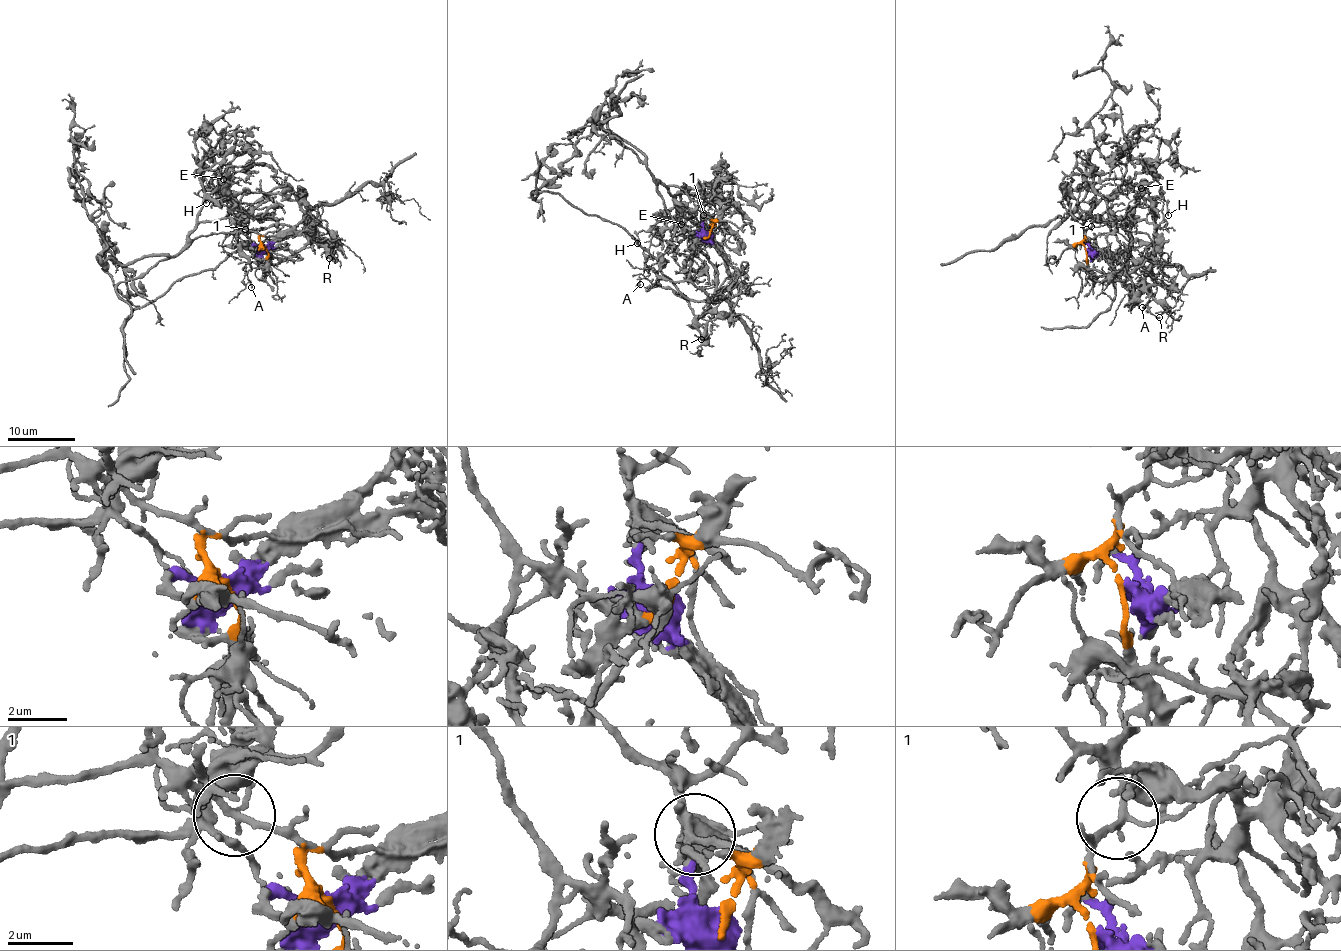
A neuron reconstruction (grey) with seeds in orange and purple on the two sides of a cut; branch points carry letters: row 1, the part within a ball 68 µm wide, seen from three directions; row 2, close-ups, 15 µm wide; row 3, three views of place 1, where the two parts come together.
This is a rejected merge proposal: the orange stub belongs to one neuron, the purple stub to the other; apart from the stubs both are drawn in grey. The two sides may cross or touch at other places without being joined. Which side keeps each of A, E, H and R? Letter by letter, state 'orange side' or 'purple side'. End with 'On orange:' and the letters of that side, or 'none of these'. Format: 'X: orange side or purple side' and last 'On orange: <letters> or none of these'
A: purple side
E: orange side
H: orange side
R: purple side
On orange: E, H

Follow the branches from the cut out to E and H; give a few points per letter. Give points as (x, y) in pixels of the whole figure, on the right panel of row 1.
E: (1085, 250), (1094, 196), (1119, 196), (1130, 189), (1147, 197), (1147, 188), (1141, 188)
H: (1085, 250), (1084, 232), (1098, 192), (1119, 196), (1131, 188), (1145, 198), (1154, 195), (1167, 204), (1168, 215)

